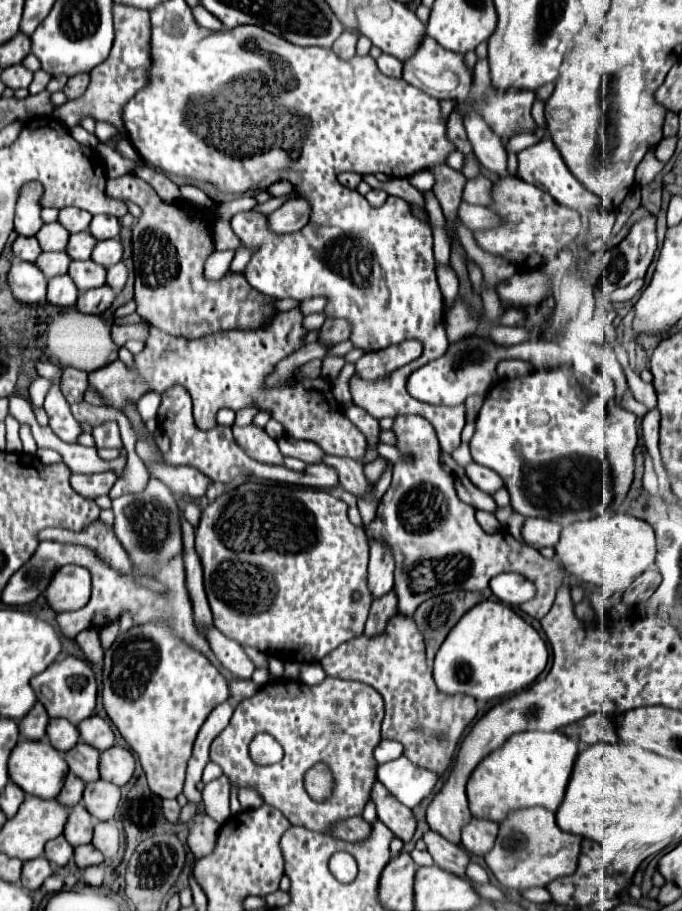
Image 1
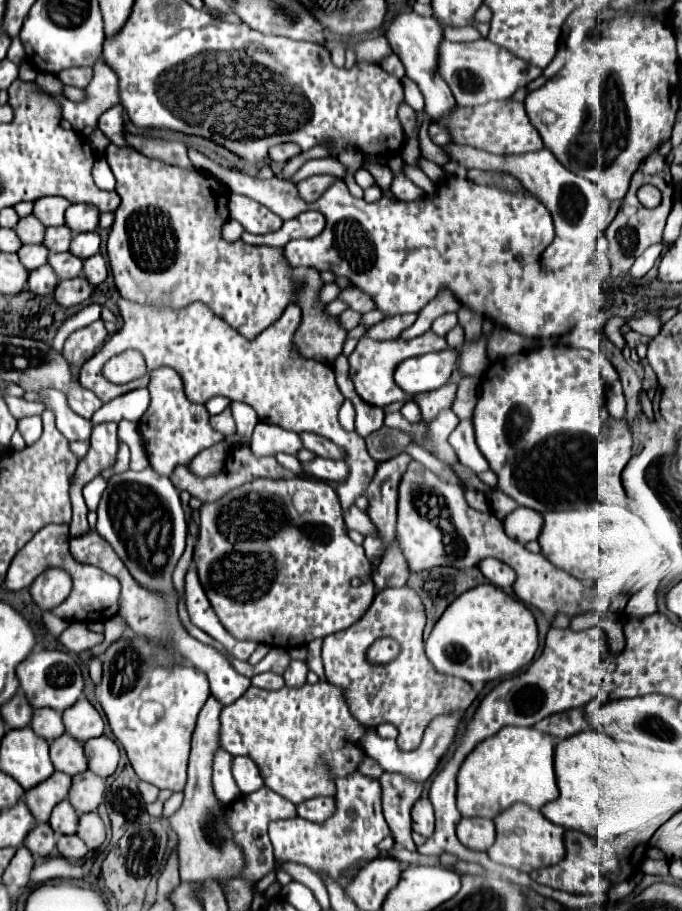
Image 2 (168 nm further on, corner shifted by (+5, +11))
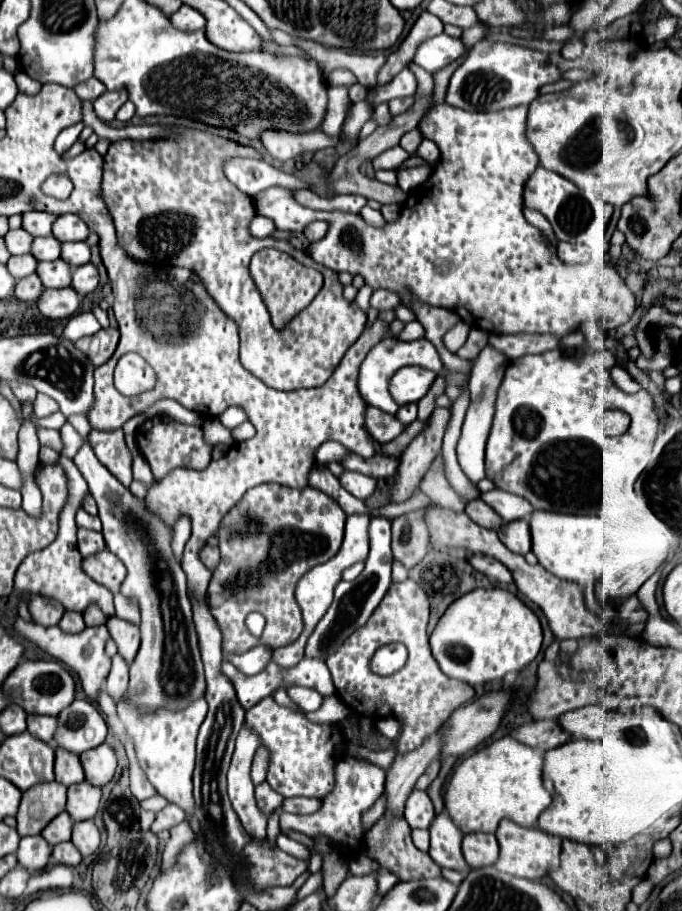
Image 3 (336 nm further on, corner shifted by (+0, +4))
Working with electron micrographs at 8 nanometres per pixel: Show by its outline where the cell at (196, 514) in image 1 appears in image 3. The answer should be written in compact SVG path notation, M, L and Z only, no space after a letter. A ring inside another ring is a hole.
M205 545L205 549L201 551L201 561L205 563L205 567L211 571L213 567L217 567L219 563L219 549L215 545Z

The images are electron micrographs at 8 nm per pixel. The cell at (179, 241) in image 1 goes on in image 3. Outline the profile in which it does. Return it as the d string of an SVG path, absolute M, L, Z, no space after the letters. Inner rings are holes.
M167 125L167 129L171 133L167 139L115 141L103 157L101 199L109 209L119 243L133 259L163 261L195 271L223 313L239 325L243 367L265 385L283 391L323 385L365 329L365 311L343 297L343 285L335 271L317 265L289 241L275 237L257 239L249 233L249 223L255 217L253 199L233 187L223 173L223 165L231 157L263 159L257 149L209 131L181 125ZM265 247L289 253L303 265L317 269L325 279L319 297L283 329L273 327L249 275L251 255Z

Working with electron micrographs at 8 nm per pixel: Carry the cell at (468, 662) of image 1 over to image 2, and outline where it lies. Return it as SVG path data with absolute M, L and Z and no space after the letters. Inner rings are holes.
M492 584L468 590L448 606L426 640L426 656L440 674L462 678L470 684L510 676L528 666L538 650L538 632L532 612L516 598Z

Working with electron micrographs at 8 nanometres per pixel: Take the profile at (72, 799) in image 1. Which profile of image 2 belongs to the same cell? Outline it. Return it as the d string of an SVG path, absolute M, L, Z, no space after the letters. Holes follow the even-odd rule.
M54 772L46 782L40 782L36 788L24 794L24 800L38 822L48 822L52 808L68 796L72 786L72 776L64 772Z

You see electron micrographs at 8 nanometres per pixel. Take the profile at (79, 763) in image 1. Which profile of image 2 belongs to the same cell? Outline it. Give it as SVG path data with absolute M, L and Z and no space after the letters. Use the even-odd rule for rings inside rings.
M62 734L50 744L50 758L56 770L66 772L70 776L80 774L88 768L84 746L70 734Z

